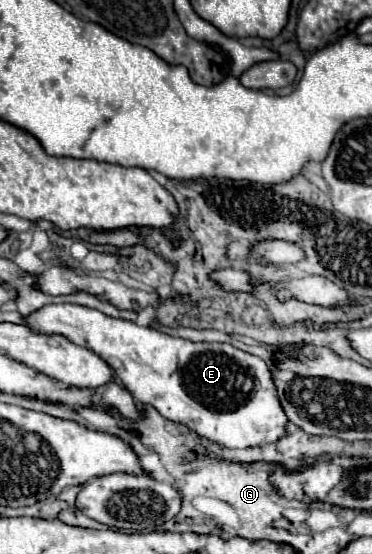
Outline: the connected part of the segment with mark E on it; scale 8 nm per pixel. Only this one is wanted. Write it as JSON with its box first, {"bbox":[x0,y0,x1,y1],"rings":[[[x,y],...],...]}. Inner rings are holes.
{"bbox":[26,303,286,449],"rings":[[[62,303],[62,305],[46,305],[40,311],[26,317],[26,325],[38,333],[60,333],[72,343],[94,351],[100,359],[104,359],[114,375],[128,387],[128,391],[136,397],[136,401],[152,405],[160,415],[180,425],[186,425],[194,433],[214,443],[220,443],[230,449],[256,447],[276,443],[286,437],[286,413],[278,403],[278,393],[274,391],[272,365],[264,359],[240,351],[228,343],[192,343],[180,337],[170,337],[150,327],[140,327],[132,321],[108,317],[96,309],[88,309],[82,305]]]}

